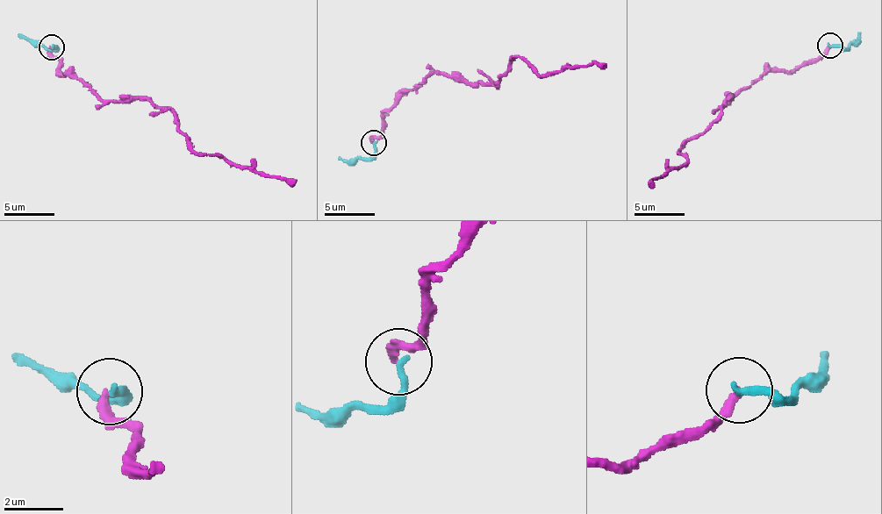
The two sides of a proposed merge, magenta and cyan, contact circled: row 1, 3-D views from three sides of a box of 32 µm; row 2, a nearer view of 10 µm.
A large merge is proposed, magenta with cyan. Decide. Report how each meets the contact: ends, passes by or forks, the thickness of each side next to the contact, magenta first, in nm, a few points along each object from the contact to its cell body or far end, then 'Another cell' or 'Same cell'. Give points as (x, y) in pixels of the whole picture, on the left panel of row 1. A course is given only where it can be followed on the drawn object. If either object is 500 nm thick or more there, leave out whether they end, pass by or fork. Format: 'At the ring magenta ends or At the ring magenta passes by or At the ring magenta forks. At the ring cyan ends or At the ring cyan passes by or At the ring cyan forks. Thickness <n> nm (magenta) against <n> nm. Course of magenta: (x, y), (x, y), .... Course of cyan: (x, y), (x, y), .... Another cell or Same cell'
At the ring magenta ends. At the ring cyan ends. Thickness 280 nm (magenta) against 280 nm. Course of magenta: (50, 47), (63, 75), (89, 84), (102, 100), (149, 98), (175, 118), (197, 153), (218, 153), (296, 183). Course of cyan: (52, 47), (33, 46), (18, 33). Same cell

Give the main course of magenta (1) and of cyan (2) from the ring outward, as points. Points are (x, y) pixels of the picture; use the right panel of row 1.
1: (831, 46), (816, 59), (770, 72), (726, 96), (720, 118), (681, 146), (687, 161), (652, 179), (652, 185)
2: (830, 46), (846, 48), (853, 45), (858, 32)

